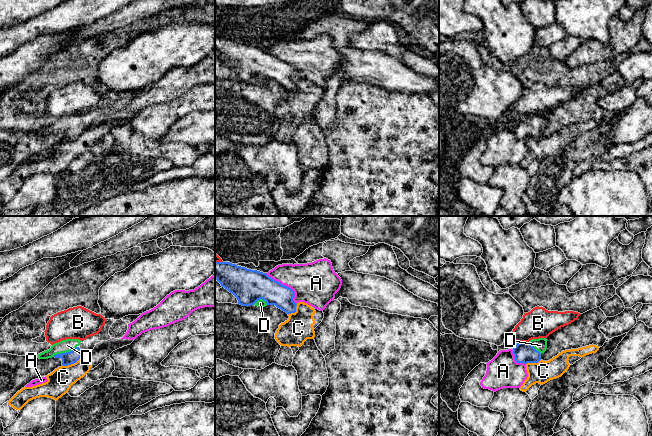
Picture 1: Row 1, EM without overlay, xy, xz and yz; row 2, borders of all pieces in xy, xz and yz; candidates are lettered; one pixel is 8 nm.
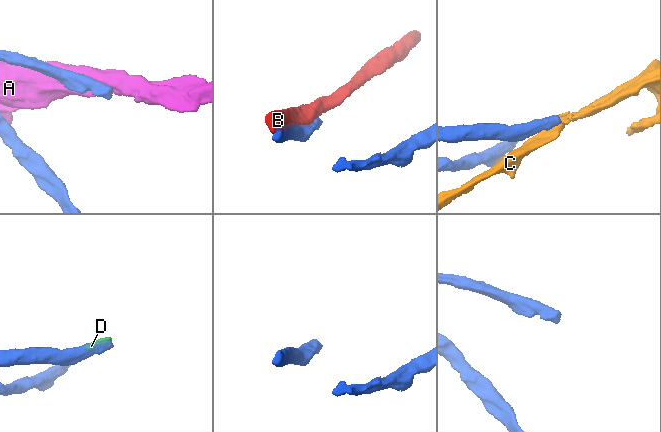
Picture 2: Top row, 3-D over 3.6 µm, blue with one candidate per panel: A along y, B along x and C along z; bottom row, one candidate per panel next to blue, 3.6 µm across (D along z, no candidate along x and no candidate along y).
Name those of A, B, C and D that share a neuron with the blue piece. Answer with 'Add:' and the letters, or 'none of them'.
Add: D

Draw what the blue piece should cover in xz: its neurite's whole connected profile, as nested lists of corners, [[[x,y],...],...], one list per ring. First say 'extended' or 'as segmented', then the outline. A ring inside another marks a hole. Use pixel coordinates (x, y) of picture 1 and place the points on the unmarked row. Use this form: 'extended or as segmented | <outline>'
extended | [[[215,38],[215,55],[232,69],[242,82],[275,81],[287,90],[296,88],[294,67],[266,49],[230,38]]]

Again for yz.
extended | [[[546,114],[532,115],[529,118],[517,119],[513,124],[513,130],[517,139],[538,139],[546,125]]]

